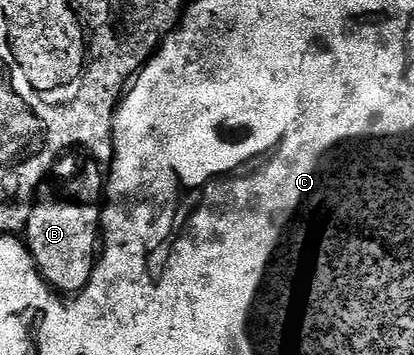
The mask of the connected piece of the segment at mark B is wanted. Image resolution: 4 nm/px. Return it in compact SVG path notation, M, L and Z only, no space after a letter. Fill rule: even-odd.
M88 160L61 190L46 194L32 203L26 245L40 269L40 275L53 290L64 296L79 294L86 288L92 269L96 267L98 243L102 238L100 215L106 198L105 171L101 163Z

